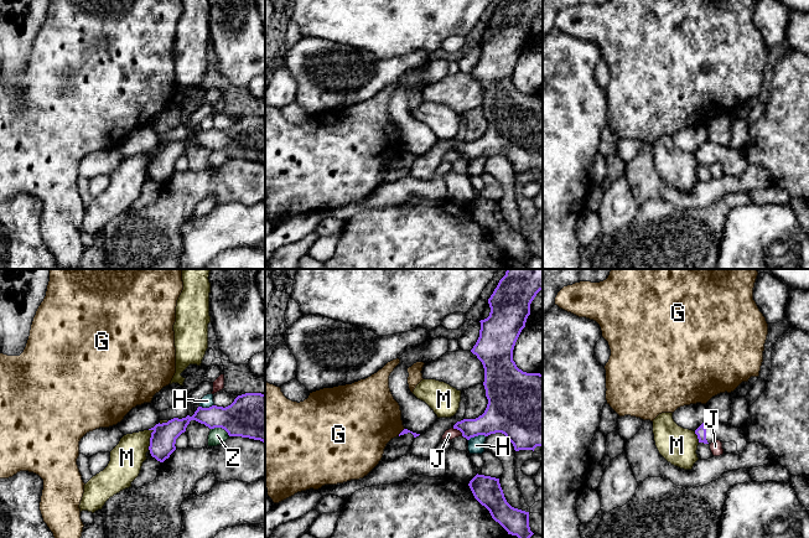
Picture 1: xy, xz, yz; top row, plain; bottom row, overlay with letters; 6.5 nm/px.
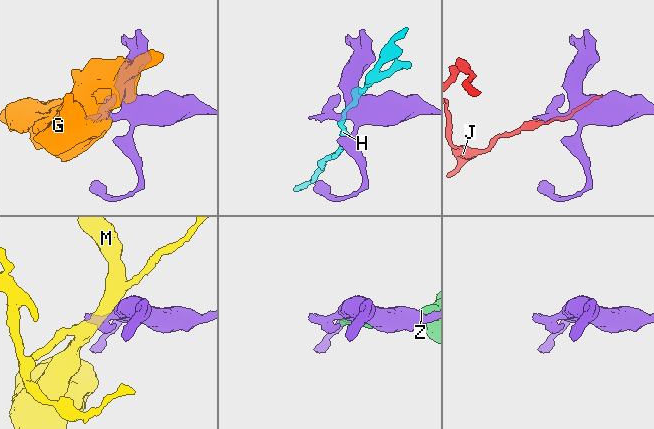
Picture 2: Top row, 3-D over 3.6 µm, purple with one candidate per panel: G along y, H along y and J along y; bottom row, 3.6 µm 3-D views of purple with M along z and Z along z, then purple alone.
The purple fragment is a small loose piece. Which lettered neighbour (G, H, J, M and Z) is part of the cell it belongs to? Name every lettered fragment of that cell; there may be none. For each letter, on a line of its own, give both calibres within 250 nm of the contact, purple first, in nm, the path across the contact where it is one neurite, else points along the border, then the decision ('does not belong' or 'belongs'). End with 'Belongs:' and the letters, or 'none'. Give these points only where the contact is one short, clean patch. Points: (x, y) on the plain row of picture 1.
G: 30/420 nm | along xz (404, 150), (398, 158) | does not belong
H: 280/110 nm | along xz (486, 158), (475, 158), (468, 163) | does not belong
J: 180/70 nm | along xz (452, 150), (456, 150), (462, 158) | does not belong
M: 170/220 nm | along xy (153, 151), (148, 171) | does not belong
Z: 300/110 nm | does not belong
Belongs: none

